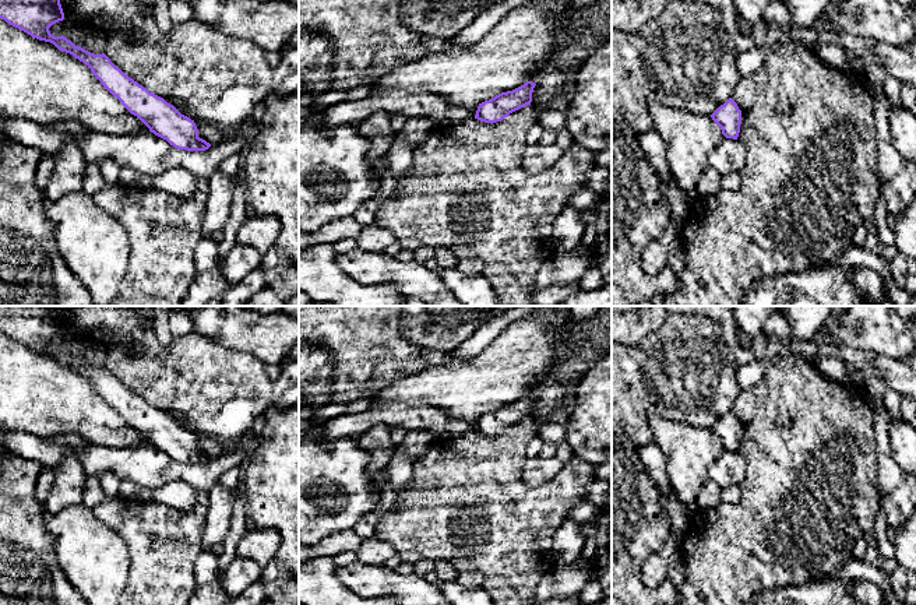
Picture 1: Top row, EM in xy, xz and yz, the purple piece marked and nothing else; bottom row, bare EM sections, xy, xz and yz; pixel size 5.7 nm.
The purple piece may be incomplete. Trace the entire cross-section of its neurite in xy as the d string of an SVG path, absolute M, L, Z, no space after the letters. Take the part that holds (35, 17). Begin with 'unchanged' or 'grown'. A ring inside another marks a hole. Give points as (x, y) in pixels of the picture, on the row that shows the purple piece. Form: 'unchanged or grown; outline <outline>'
unchanged; outline M0 0L0 18L32 38L53 43L59 50L87 64L131 115L175 148L205 151L211 147L198 137L194 120L130 78L105 53L94 54L64 36L53 36L49 28L64 20L60 0Z

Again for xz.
unchanged; outline M526 81L524 85L501 92L494 98L479 103L475 119L485 123L501 122L510 113L531 105L535 82Z

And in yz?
unchanged; outline M729 98L712 115L712 120L721 127L726 138L737 140L741 124L741 110L737 103Z

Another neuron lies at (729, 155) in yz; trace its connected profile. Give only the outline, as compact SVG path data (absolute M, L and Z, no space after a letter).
M725 137L709 151L708 162L721 176L730 172L741 173L746 165L746 148L739 140Z

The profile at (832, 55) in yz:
M825 43L814 49L817 57L827 66L838 67L845 71L852 71L845 48L834 43Z

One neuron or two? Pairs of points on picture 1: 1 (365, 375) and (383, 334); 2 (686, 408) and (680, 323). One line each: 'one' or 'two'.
1: one
2: one

